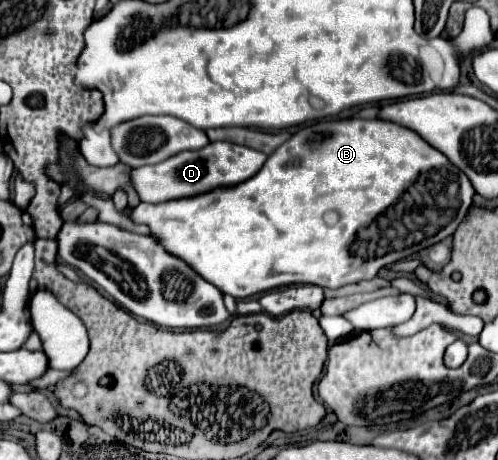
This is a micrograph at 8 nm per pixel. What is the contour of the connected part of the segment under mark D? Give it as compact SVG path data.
M211 142L201 150L179 152L179 154L175 154L175 158L167 158L167 162L135 168L131 172L131 178L133 178L135 190L139 192L139 198L143 202L161 204L161 202L169 202L169 200L205 194L215 188L237 186L239 182L245 182L251 176L255 176L259 172L259 168L265 164L265 160L267 160L267 156L259 150L239 146L233 142Z

